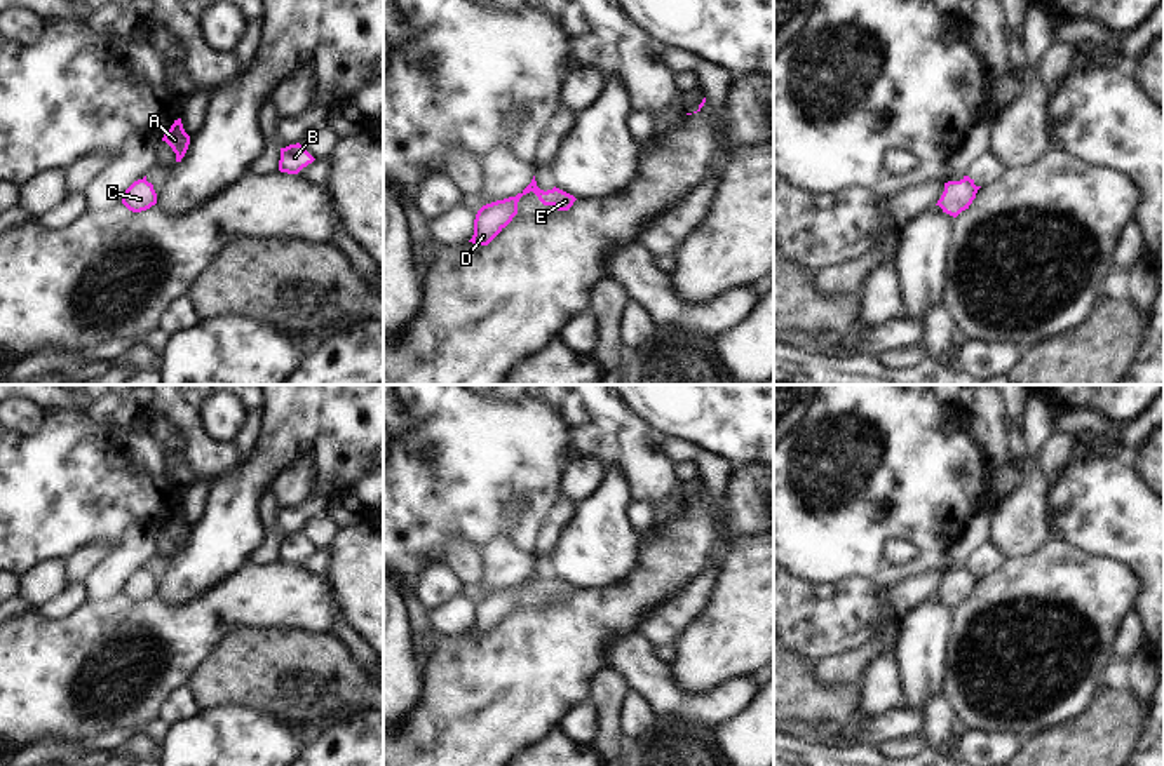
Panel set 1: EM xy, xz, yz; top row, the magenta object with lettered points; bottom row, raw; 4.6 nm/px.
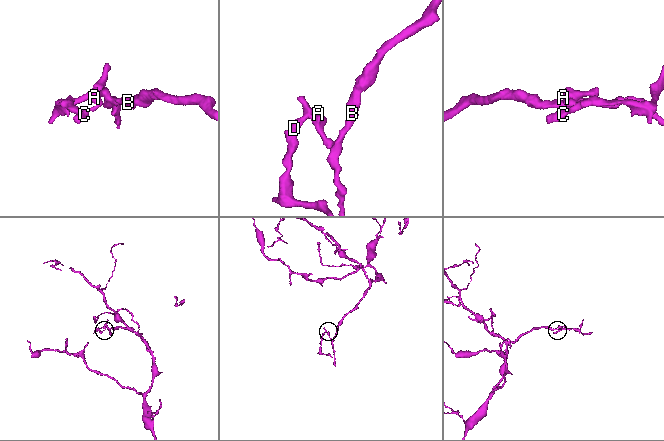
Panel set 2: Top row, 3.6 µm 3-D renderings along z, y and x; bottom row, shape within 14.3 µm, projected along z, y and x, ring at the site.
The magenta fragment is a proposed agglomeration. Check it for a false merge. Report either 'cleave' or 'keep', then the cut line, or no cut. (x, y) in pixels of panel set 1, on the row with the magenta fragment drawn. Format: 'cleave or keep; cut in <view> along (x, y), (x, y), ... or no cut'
cleave; cut in xz along (537, 187), (532, 190)

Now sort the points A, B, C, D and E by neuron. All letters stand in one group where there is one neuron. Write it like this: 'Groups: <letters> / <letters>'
Groups: A B E / C D

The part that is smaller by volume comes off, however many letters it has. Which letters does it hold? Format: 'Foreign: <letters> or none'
Foreign: C, D

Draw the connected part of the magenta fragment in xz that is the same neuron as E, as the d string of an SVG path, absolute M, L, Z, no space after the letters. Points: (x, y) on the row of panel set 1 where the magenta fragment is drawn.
M538 186L533 190L533 193L538 197L538 200L544 205L554 205L558 211L568 211L573 202L577 200L573 195L559 190L559 188L552 188L552 190L540 190Z

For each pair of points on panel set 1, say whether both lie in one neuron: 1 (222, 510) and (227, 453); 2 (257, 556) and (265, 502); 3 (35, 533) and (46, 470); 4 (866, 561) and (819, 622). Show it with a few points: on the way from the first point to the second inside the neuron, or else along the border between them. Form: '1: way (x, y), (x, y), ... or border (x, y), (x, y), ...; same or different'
1: border (253, 448), (227, 476), (209, 488); different
2: way (269, 542), (267, 516); same
3: way (35, 517), (35, 502), (46, 491), (46, 486); same
4: border (812, 582), (839, 582), (861, 577), (879, 592); different

